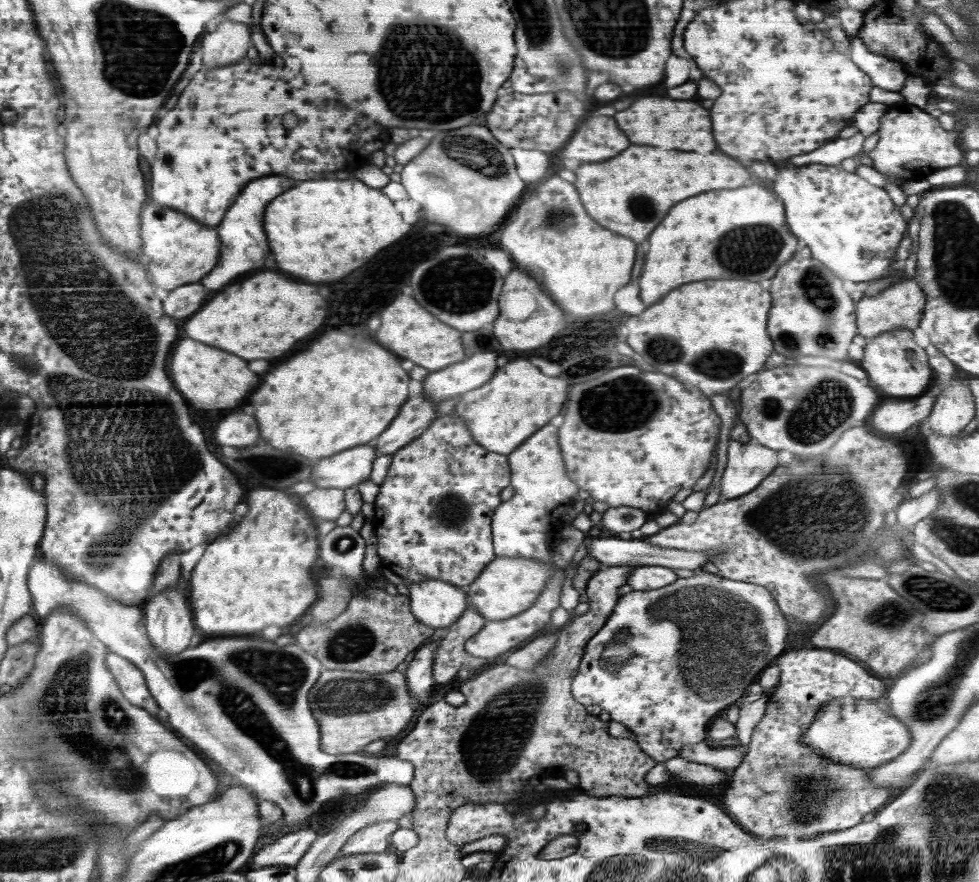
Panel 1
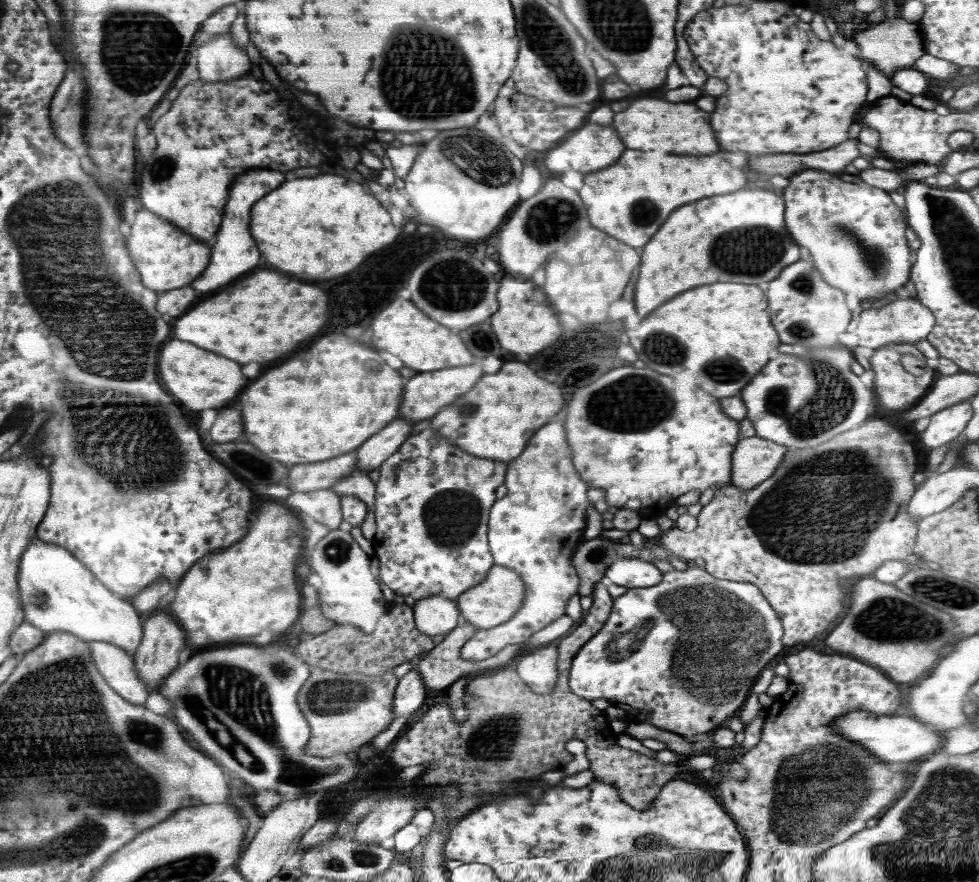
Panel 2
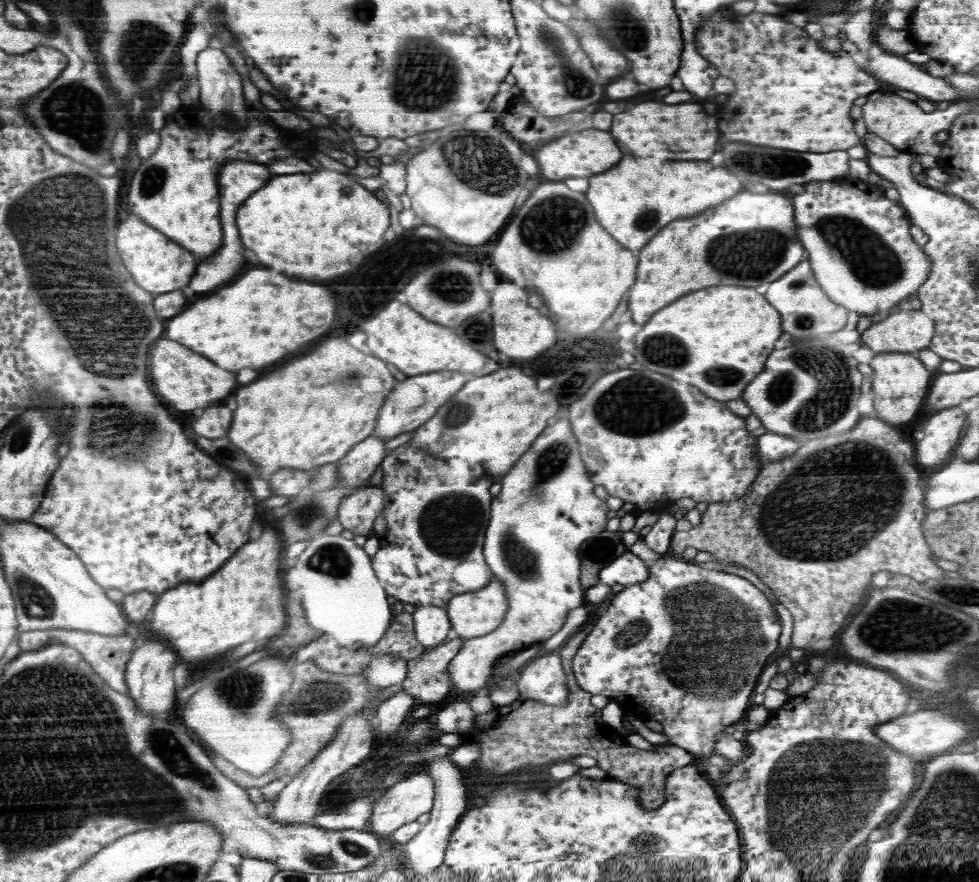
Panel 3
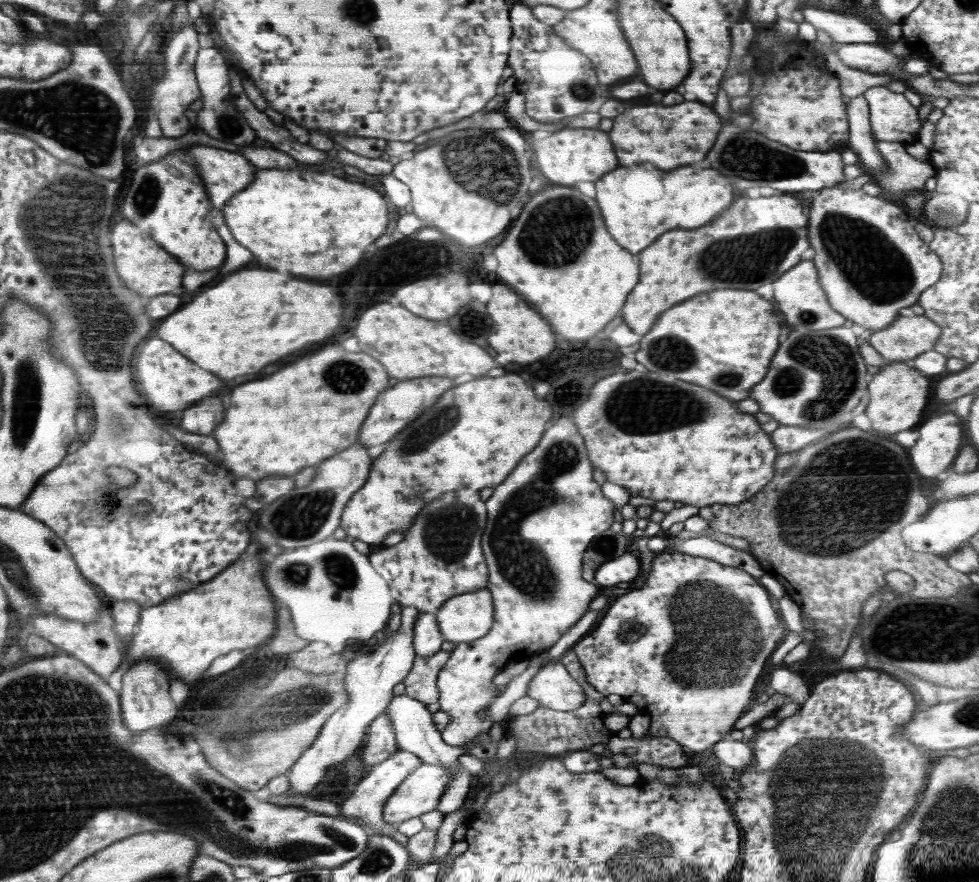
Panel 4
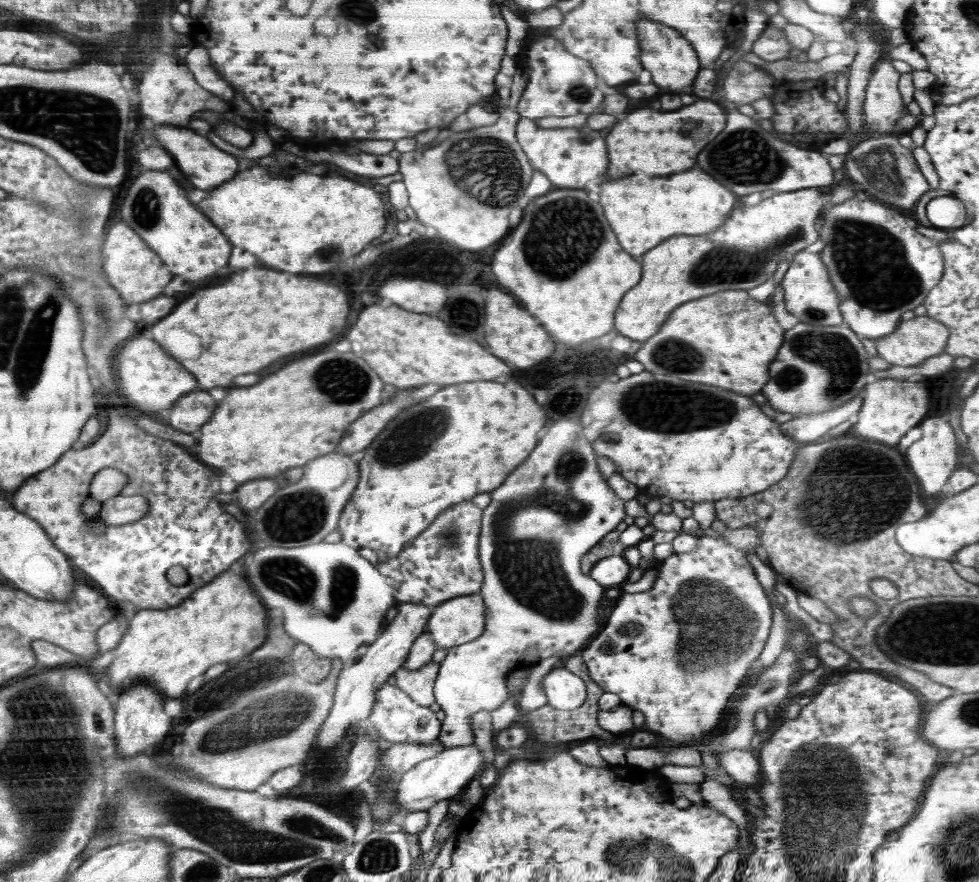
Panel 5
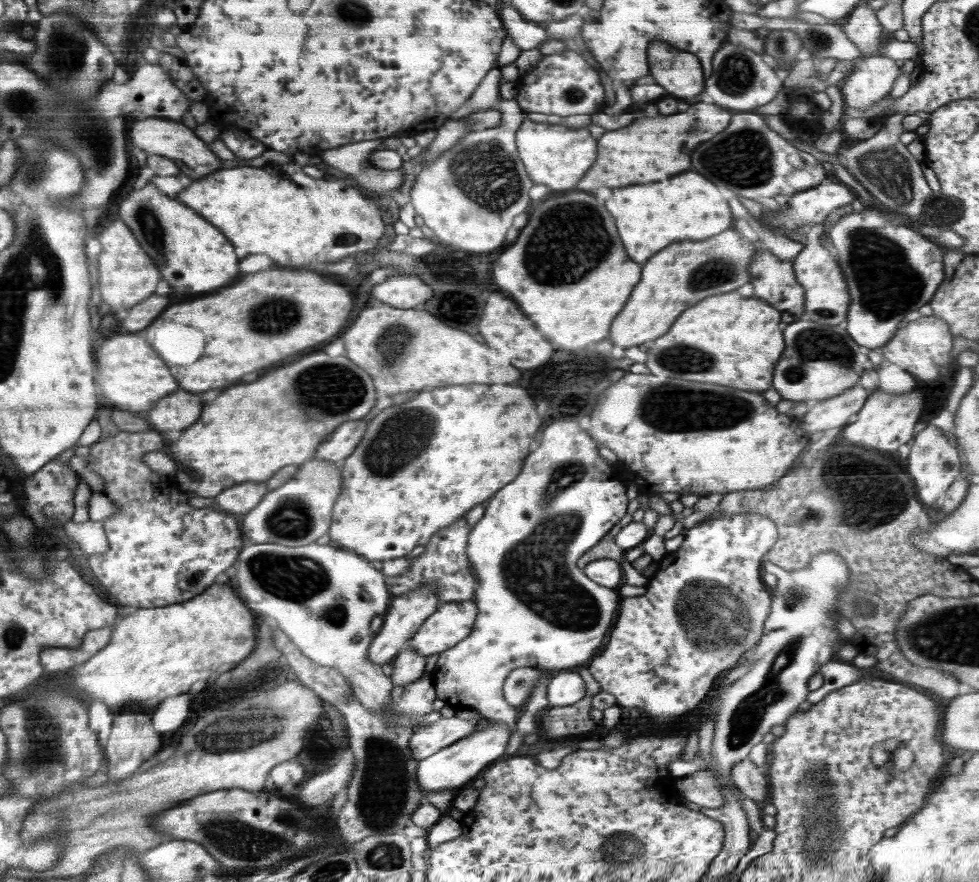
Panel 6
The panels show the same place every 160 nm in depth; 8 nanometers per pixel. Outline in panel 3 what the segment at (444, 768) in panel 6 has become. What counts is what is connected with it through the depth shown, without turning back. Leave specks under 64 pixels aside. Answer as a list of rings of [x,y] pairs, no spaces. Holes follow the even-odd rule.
[[[424,772],[404,778],[391,786],[373,802],[369,830],[376,834],[392,834],[407,822],[416,821],[433,807],[433,778]]]

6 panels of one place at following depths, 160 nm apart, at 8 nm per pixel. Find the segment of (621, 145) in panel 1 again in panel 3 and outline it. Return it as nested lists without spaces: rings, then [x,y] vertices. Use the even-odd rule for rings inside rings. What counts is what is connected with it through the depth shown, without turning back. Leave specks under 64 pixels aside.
[[[584,128],[582,132],[566,134],[556,142],[542,146],[538,152],[534,152],[534,156],[536,156],[536,166],[542,170],[542,174],[554,181],[564,181],[572,177],[589,178],[616,166],[616,162],[622,158],[614,138],[608,132],[594,128]]]

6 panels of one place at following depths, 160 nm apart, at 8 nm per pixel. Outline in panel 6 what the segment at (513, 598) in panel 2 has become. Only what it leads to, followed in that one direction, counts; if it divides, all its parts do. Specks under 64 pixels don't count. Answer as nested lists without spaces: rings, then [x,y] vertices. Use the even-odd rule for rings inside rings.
[[[470,599],[437,607],[410,639],[410,647],[425,657],[440,654],[464,640],[472,632],[478,613],[476,603]]]

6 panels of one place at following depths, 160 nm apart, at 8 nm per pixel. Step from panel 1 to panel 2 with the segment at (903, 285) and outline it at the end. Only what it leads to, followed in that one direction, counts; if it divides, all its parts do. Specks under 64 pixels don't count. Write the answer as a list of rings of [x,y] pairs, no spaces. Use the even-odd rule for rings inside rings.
[[[917,297],[897,298],[881,308],[864,309],[858,316],[856,327],[858,344],[869,349],[880,348],[886,345],[899,345],[912,343],[925,339],[935,325],[935,316],[932,311],[924,306]]]

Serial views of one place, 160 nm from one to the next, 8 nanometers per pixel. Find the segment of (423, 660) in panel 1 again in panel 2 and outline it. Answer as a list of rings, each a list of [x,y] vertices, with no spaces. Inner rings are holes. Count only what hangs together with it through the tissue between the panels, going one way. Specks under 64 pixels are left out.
[[[416,669],[408,671],[396,686],[393,713],[396,718],[410,716],[424,704],[426,688],[420,673]]]

